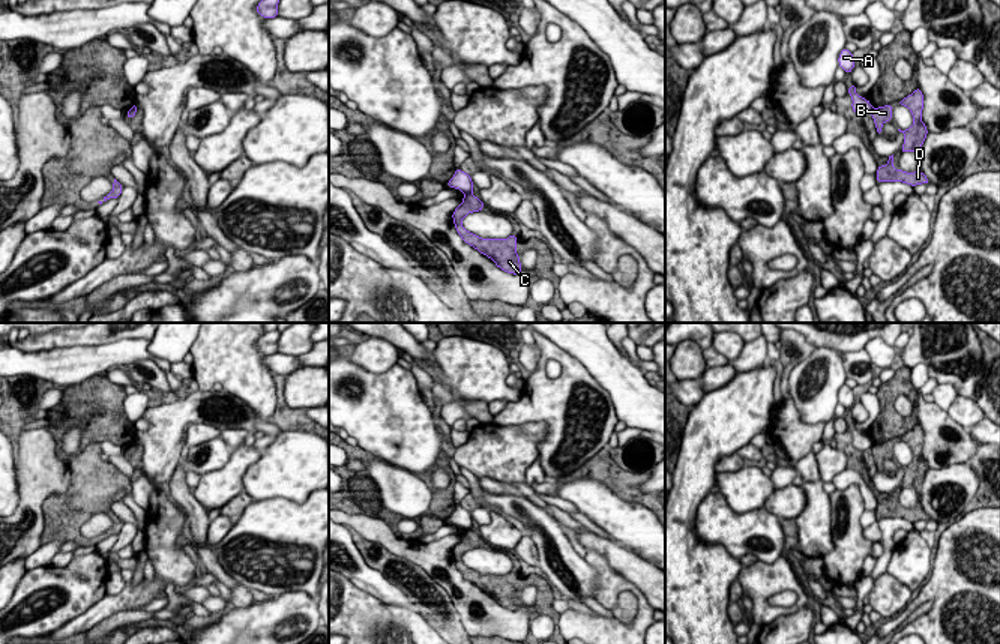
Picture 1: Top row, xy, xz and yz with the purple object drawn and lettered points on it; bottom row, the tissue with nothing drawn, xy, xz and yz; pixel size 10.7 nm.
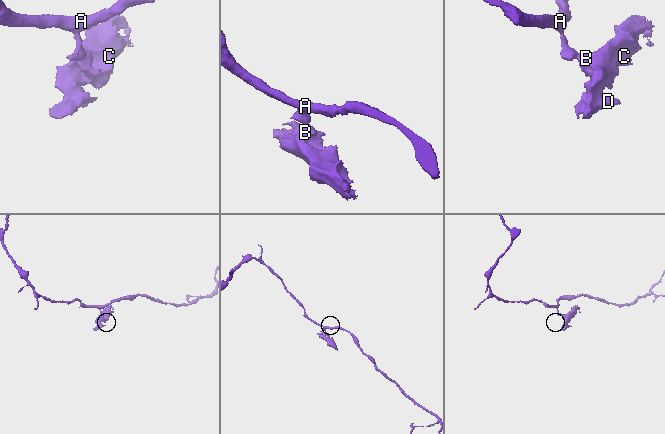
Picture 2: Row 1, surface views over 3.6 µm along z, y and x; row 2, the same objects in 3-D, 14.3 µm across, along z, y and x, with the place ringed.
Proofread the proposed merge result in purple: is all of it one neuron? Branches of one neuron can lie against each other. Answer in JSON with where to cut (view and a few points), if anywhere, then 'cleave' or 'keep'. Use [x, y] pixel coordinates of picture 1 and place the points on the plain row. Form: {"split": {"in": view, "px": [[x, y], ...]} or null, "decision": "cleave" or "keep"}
{"split": {"in": "xz", "px": [[470, 527], [466, 530]]}, "decision": "cleave"}

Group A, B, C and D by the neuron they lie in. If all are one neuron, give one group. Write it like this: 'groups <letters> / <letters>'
groups A / B C D

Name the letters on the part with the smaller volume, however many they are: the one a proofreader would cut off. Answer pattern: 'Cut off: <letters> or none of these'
Cut off: B, C, D

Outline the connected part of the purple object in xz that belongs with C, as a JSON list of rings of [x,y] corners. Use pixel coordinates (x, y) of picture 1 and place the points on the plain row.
[[[471,528],[465,530],[462,539],[452,549],[455,566],[465,579],[491,594],[498,605],[518,611],[523,603],[520,599],[520,591],[517,590],[515,570],[511,570],[508,575],[482,575],[462,563],[462,555],[468,549],[480,548],[483,542],[485,540],[480,537],[480,534],[474,533]]]

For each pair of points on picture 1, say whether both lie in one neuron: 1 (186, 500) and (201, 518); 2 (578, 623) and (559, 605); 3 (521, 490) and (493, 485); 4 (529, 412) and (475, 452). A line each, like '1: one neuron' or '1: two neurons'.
1: one neuron
2: two neurons
3: one neuron
4: two neurons

